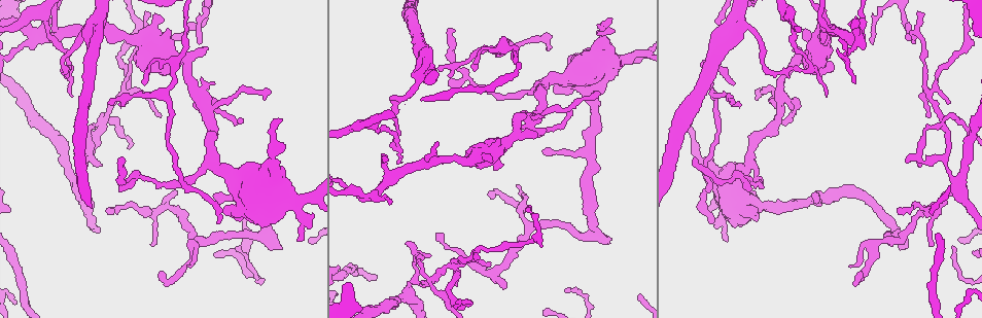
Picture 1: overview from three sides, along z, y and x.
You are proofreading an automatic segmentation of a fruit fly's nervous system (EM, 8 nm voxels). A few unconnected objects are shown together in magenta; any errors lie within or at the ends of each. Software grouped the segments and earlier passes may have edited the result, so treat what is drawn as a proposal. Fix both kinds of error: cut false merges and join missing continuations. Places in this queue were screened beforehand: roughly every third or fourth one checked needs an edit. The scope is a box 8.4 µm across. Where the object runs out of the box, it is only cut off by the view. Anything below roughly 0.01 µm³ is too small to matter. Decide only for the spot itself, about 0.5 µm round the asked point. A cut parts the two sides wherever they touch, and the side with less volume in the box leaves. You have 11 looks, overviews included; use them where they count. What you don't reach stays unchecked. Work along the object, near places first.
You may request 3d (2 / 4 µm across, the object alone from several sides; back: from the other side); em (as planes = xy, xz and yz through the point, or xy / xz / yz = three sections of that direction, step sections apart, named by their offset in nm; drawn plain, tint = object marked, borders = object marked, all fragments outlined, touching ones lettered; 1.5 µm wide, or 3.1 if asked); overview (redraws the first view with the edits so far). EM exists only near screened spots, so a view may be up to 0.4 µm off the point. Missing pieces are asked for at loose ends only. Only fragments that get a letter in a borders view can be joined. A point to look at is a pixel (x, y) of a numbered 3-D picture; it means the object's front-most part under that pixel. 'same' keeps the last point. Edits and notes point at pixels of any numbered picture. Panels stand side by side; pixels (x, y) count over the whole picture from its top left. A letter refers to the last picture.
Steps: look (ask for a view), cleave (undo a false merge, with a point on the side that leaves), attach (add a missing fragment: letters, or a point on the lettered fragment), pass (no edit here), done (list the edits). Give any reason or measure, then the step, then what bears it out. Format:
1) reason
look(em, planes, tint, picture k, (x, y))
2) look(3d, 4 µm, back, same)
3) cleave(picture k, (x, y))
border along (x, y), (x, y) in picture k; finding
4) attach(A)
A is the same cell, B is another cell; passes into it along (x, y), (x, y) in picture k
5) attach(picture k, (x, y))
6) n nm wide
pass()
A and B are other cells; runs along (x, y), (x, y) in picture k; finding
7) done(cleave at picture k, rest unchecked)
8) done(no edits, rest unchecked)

free end
look(em, xy, step 4, borders, picture 1, (908, 247))

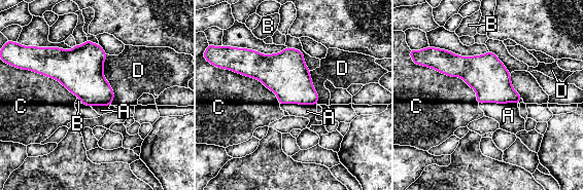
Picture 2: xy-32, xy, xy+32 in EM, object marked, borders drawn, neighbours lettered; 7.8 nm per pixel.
look(em, planes, borders, same)

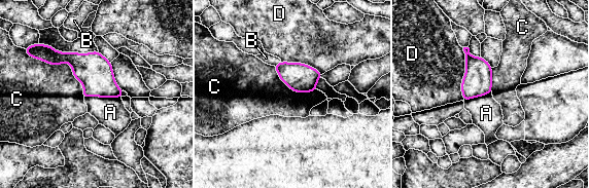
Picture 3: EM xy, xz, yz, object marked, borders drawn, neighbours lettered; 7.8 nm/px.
attach(A)
A is the same cell, B, C and D are other cells; passes into it along (94, 71), (102, 97), (110, 112) in picture 3; it goes on there

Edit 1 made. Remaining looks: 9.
a fork
look(3d, 4 µm, picture 1, (750, 178))

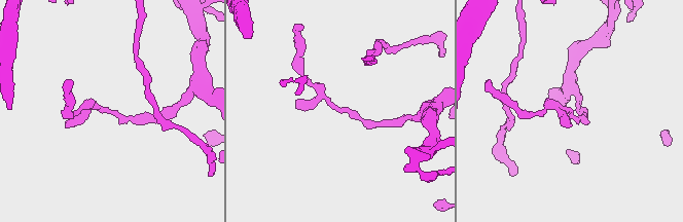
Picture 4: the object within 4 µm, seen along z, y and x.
shape alone is not enough
look(em, xz, step 4, borders, picture 4, (332, 103))

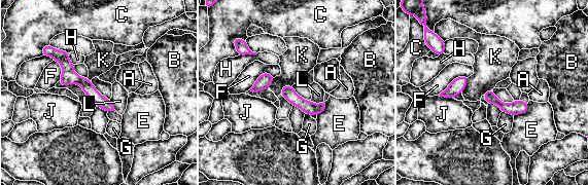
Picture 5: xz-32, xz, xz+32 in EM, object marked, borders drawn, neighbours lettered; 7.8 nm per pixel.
pass()
A, B, C, E, F, G, H, J, K and L are other cells; runs along (50, 52), (110, 108) in picture 5; all the same neuron

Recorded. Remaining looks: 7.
sharp bend
look(3d, 4 µm, picture 1, (810, 67))

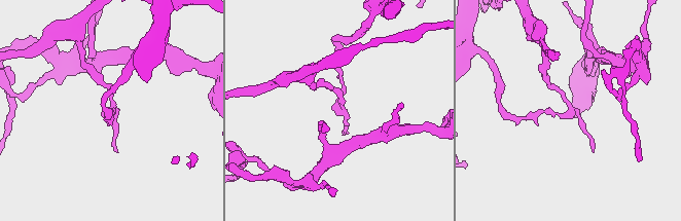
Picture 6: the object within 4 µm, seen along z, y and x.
look(em, xy, step 4, tint, picture 6, (568, 108))

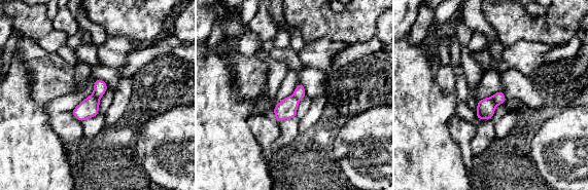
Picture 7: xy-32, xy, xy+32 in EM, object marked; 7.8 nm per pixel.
another direction
look(em, planes, borders, same)

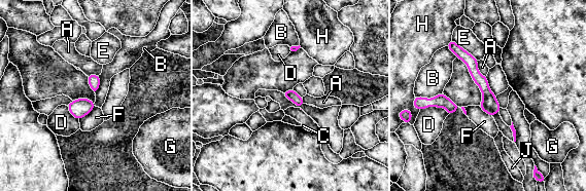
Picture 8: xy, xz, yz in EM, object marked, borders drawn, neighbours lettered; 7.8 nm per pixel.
cleave(picture 8, (479, 79))
A, B, C, D, E, F, G, H and J are other cells; two neurons meet here

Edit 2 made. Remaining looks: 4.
look(overview)

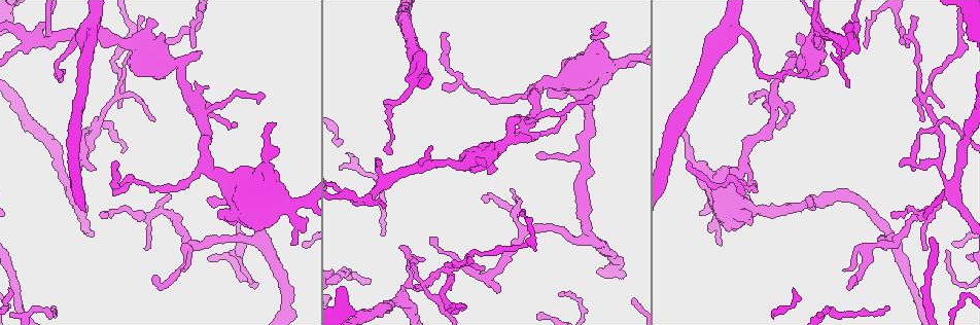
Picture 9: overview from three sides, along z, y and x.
branch point
look(em, xz, step 8, tint, picture 9, (448, 269))

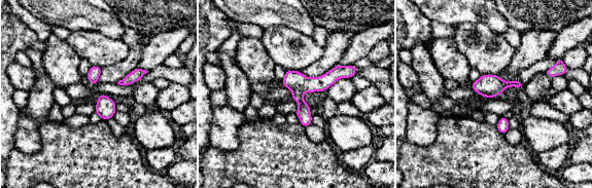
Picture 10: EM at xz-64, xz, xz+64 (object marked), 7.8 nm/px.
see the neighbours
look(em, xz, step 8, borders, same)

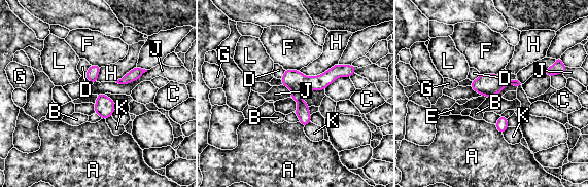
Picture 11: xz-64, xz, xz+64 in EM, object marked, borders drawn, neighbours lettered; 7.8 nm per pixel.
pass()
A, B, C, D, E, F, G, H, J, K and L are other cells; border along (147, 70), (131, 82), (115, 82) in picture 11; all the same neuron

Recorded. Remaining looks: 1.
done(attach at picture 3, cleave at picture 8, rest unchecked)

